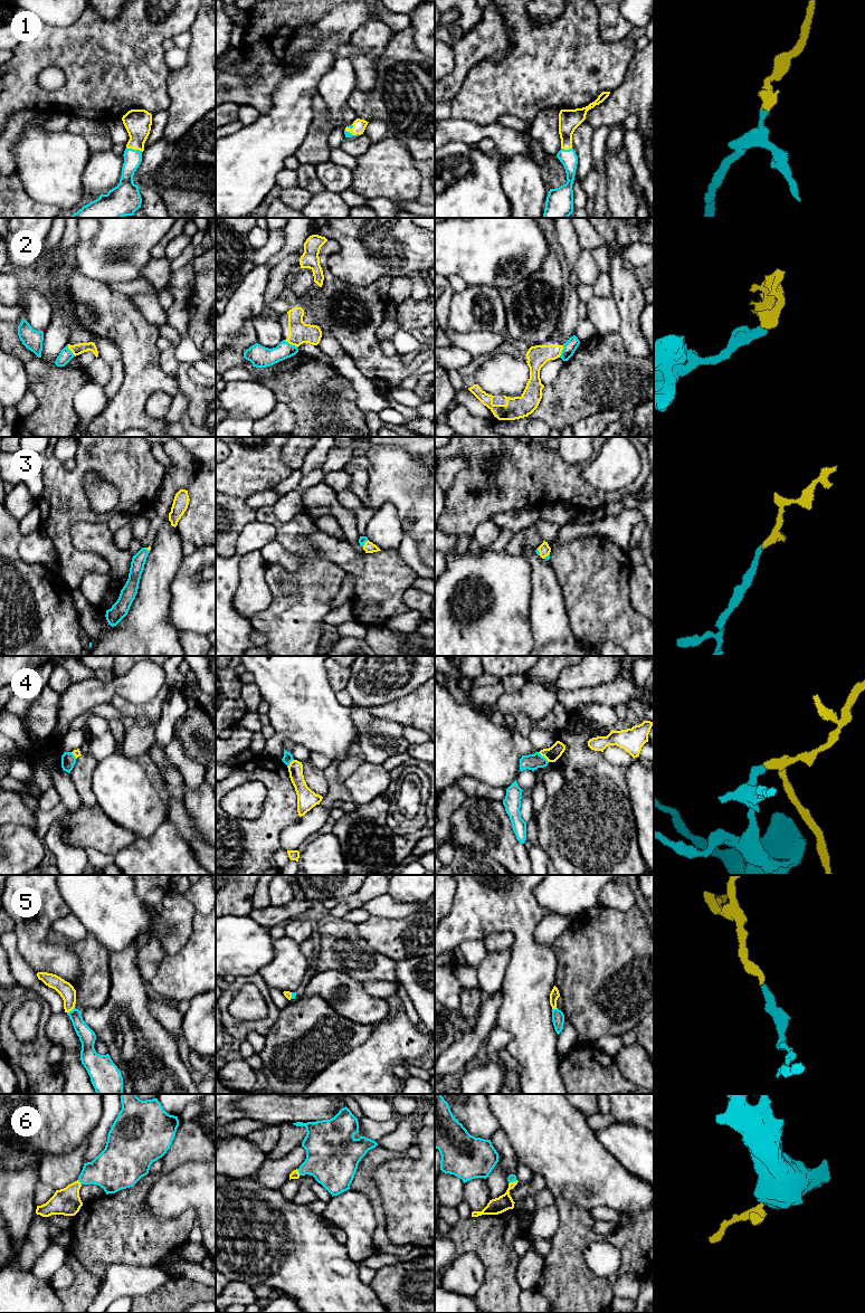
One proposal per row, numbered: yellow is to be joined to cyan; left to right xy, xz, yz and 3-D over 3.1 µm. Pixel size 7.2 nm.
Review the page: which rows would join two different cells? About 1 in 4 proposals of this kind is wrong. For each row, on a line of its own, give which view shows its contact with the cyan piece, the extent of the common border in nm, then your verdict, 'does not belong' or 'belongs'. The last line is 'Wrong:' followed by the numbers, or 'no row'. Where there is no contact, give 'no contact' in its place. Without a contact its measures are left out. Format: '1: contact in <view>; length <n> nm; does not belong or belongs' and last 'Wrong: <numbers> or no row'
1: contact in xy; length 120 nm; belongs
2: contact in xz; length 120 nm; does not belong
3: contact in xz; length 70 nm; belongs
4: contact in yz; length 110 nm; does not belong
5: contact in xy; length 70 nm; belongs
6: contact in xz; length 50 nm; belongs
Wrong: 2, 4

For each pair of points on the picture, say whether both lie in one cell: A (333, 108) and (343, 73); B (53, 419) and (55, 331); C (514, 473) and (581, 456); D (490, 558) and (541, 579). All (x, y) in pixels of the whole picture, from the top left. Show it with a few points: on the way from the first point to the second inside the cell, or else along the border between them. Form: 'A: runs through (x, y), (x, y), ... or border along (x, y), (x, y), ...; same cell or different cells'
A: runs through (335, 100), (335, 86), (339, 82); same cell
B: border along (39, 358), (55, 365); different cells
C: border along (558, 452), (566, 462), (580, 463), (582, 465); different cells
D: border along (521, 555), (530, 567), (530, 601); different cells

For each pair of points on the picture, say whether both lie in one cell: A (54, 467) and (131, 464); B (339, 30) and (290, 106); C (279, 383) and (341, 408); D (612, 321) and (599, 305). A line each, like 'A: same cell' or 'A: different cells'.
A: same cell
B: same cell
C: same cell
D: same cell

